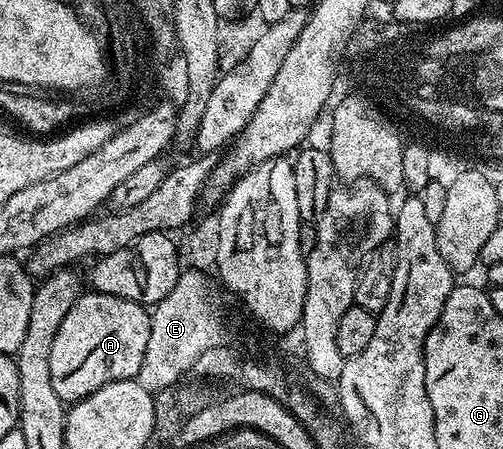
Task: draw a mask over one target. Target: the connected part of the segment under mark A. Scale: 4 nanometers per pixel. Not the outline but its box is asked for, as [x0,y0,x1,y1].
[49,291,151,405]

